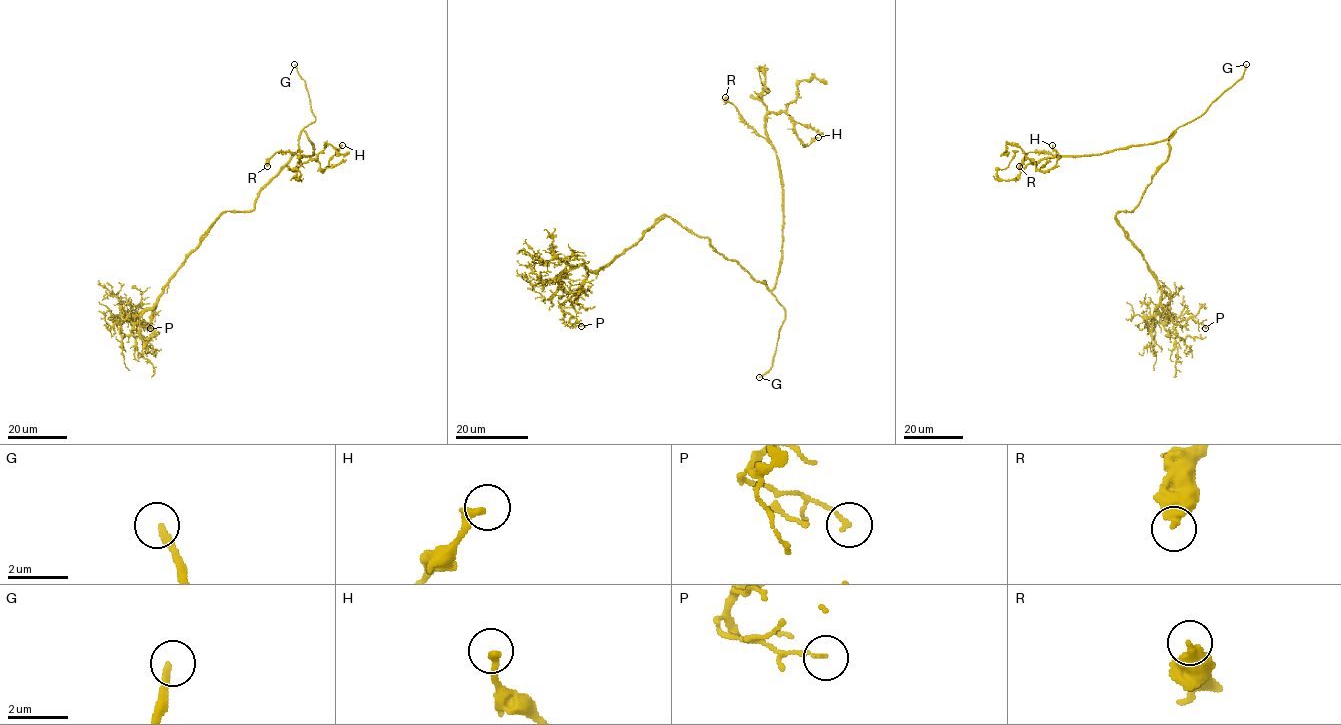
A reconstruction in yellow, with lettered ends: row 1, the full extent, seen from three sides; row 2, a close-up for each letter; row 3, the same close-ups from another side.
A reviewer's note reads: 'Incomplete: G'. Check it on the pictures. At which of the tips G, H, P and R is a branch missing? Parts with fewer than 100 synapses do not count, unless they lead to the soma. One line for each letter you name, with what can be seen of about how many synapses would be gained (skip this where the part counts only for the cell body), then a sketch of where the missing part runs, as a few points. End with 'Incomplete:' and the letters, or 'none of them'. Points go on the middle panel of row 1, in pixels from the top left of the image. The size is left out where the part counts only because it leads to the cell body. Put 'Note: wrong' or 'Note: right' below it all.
G: (759, 377), (742, 393), (707, 413), (677, 422), (646, 423), (636, 414), (618, 413)
Incomplete: G
Note: right

